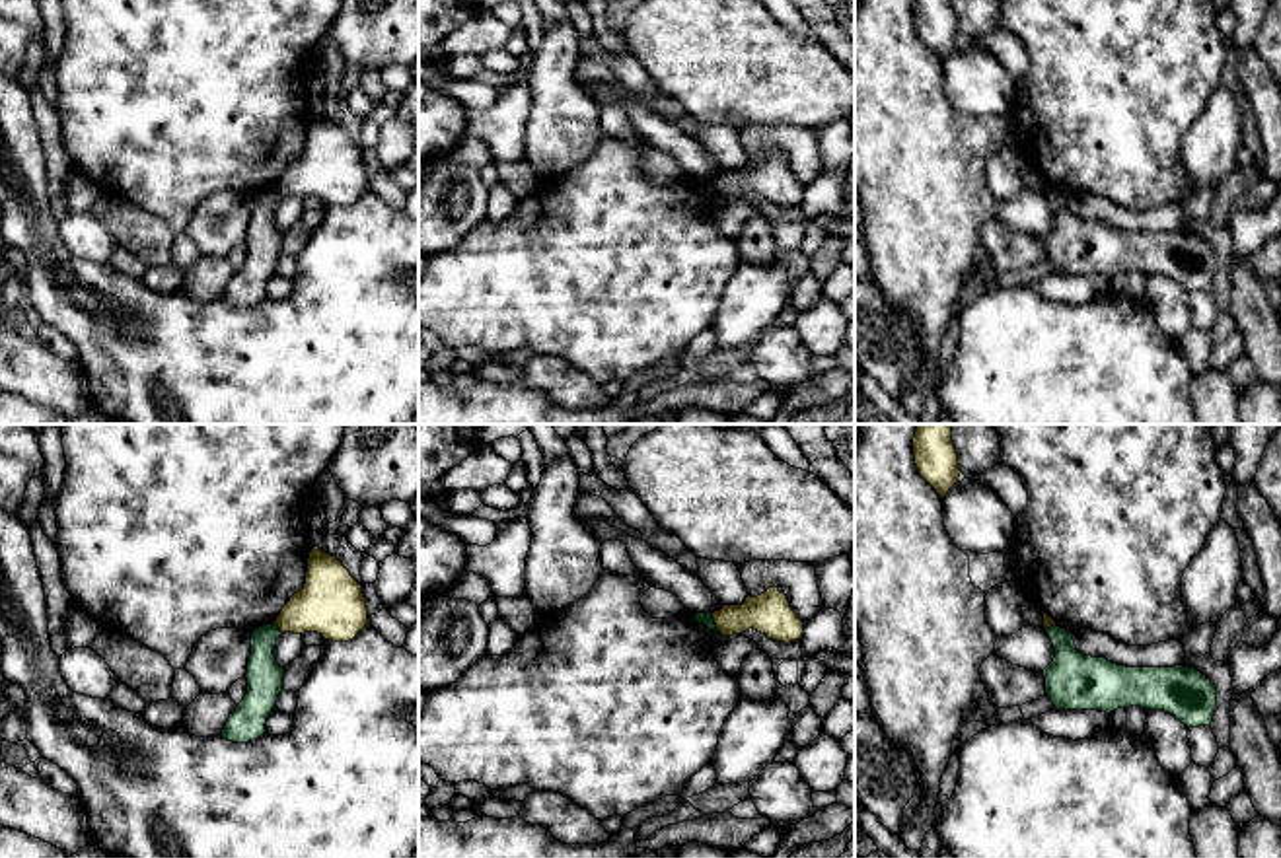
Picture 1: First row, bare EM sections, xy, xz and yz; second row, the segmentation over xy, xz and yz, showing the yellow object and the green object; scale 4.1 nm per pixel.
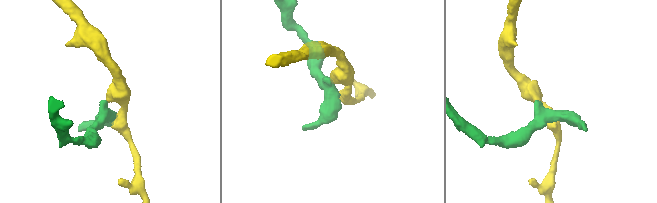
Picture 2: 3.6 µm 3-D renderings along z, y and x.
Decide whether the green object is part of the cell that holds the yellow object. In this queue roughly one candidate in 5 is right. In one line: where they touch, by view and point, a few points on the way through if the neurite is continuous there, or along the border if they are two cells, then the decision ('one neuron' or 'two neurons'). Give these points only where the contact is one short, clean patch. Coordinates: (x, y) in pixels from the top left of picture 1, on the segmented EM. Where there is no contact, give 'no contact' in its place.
meets yellow in xz at (715, 621); two neurons

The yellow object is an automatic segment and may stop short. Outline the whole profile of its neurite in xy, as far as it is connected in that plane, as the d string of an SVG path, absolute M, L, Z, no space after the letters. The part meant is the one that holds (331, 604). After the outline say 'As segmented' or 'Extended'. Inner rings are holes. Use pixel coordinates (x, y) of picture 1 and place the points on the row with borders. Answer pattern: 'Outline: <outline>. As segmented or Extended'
Outline: M313 547L304 588L282 607L280 632L317 632L325 640L348 642L368 625L362 586L337 556Z. As segmented

